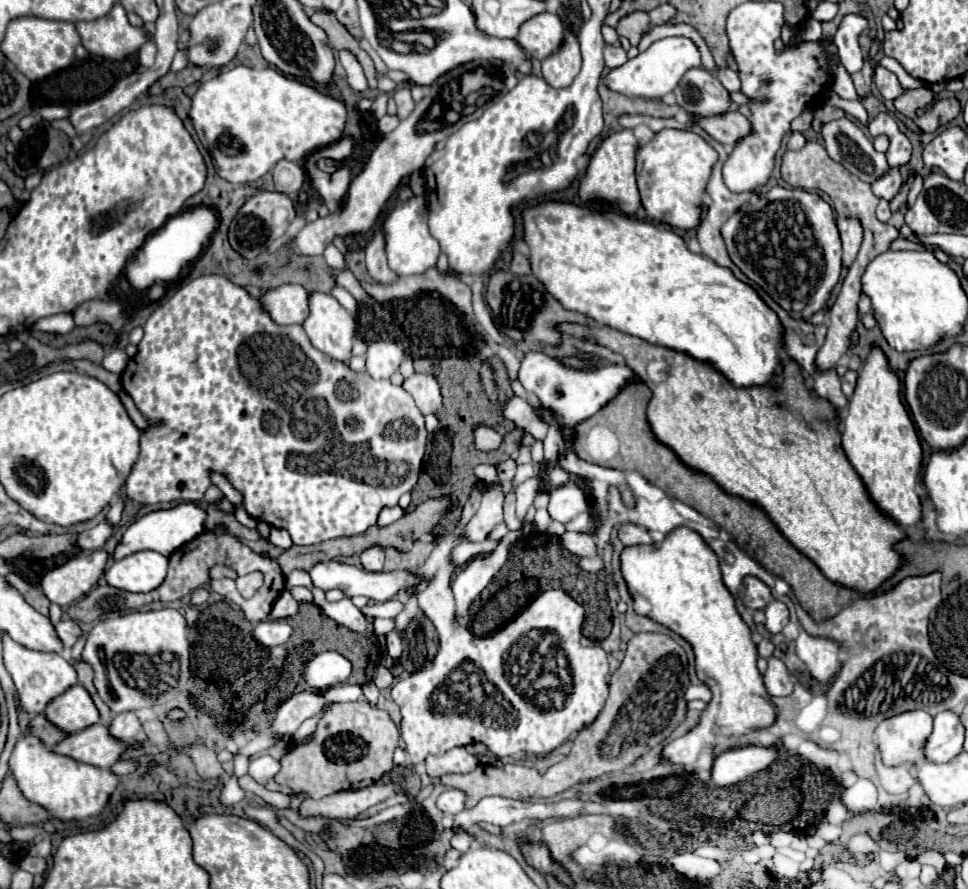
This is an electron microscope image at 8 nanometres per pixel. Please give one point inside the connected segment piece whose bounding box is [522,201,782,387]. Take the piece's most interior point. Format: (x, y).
(641, 279)

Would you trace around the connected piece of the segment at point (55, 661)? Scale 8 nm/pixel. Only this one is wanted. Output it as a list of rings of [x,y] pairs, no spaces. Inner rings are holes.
[[[4,635],[4,665],[16,685],[18,707],[20,711],[26,713],[44,713],[44,709],[52,699],[56,699],[58,695],[62,695],[64,691],[68,691],[72,685],[78,683],[74,667],[62,655],[26,649],[24,645],[12,641],[8,635]]]

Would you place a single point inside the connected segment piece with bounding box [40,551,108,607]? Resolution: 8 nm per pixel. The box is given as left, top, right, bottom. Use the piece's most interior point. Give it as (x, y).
(63, 585)

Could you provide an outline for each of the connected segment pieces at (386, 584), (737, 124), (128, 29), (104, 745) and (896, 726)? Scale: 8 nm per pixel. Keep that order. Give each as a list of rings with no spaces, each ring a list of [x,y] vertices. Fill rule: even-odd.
[[[342,561],[316,563],[312,567],[312,585],[318,589],[340,589],[346,597],[364,595],[368,599],[386,601],[396,591],[406,591],[414,585],[416,579],[408,571],[390,571],[390,573],[372,573],[358,569]]]
[[[726,111],[724,115],[710,115],[708,119],[700,119],[700,115],[692,115],[692,121],[700,125],[716,141],[728,145],[734,145],[750,131],[750,121],[738,111]]]
[[[116,3],[106,17],[94,21],[78,21],[76,29],[88,53],[108,59],[124,59],[126,55],[140,49],[140,45],[148,41],[148,35],[154,33],[152,23],[144,25],[144,29],[132,27],[120,3]]]
[[[96,723],[74,735],[68,735],[60,743],[56,743],[52,751],[60,753],[60,755],[68,755],[80,763],[110,769],[128,745],[130,743],[122,743],[122,741],[114,739],[108,733],[106,725]]]
[[[904,711],[900,715],[894,715],[892,719],[884,719],[876,729],[876,743],[882,753],[882,759],[886,765],[898,765],[898,763],[914,763],[918,759],[924,759],[922,747],[928,735],[932,733],[932,715],[926,711]]]

